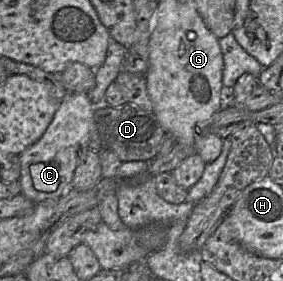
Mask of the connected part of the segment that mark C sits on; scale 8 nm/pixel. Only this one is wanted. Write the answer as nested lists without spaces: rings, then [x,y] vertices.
[[[68,92],[41,138],[20,154],[21,194],[34,203],[59,199],[71,187],[82,152],[89,148],[91,124],[95,111],[87,93]]]

